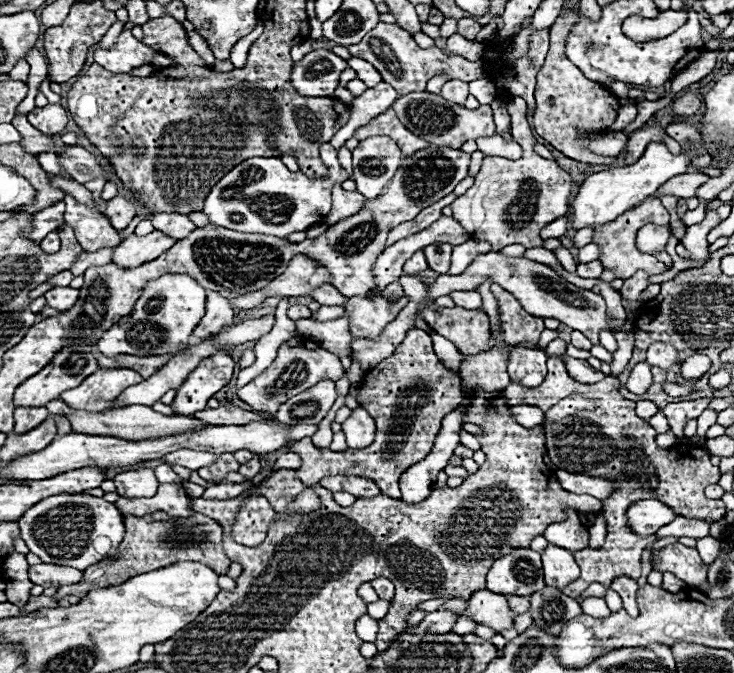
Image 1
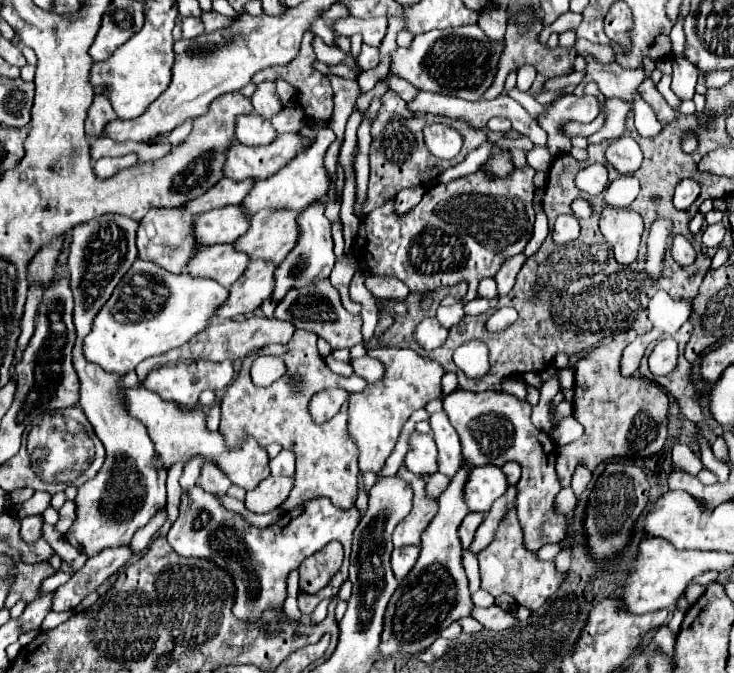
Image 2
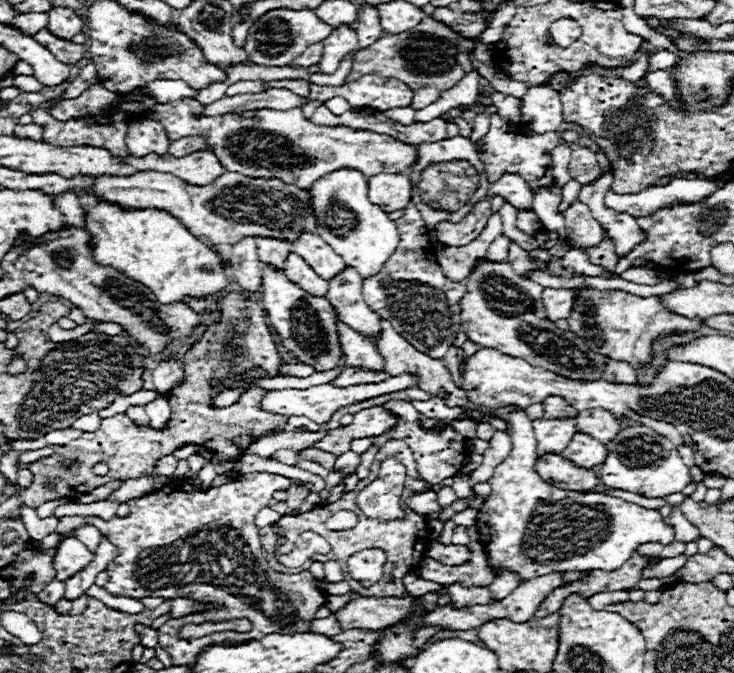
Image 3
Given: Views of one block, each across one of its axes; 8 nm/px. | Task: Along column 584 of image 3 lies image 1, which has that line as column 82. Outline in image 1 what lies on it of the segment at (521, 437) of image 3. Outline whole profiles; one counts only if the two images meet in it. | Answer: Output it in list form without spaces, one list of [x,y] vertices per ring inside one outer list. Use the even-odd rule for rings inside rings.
[[[56,494],[38,504],[34,504],[20,520],[20,538],[26,542],[32,554],[36,554],[46,564],[72,566],[86,570],[92,564],[102,562],[118,552],[124,538],[122,514],[116,506],[104,498],[90,494]]]

